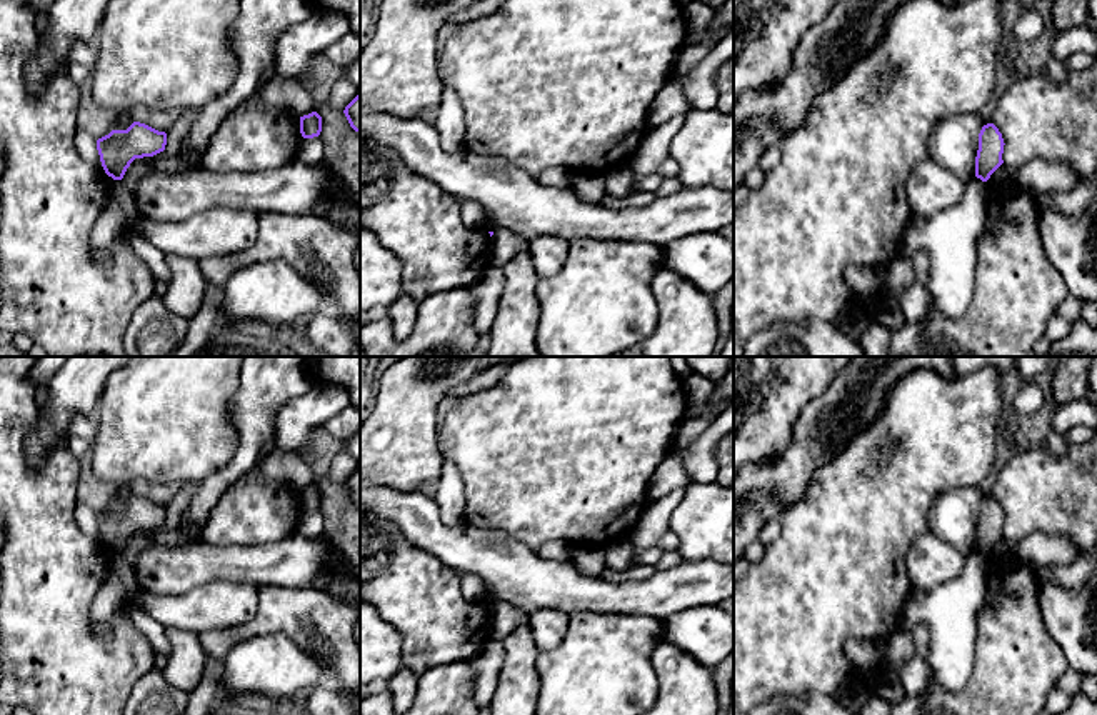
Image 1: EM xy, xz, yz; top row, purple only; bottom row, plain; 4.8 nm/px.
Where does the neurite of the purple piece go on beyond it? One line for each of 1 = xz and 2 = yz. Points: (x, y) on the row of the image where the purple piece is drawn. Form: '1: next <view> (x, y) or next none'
1: next none
2: next none

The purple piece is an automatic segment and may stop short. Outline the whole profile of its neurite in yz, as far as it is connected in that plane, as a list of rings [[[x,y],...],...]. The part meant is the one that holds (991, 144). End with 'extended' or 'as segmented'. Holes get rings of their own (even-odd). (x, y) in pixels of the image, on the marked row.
[[[994,123],[982,127],[979,133],[979,150],[975,157],[975,177],[987,182],[990,175],[1004,163],[1004,138]]]; as segmented

